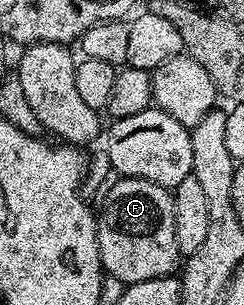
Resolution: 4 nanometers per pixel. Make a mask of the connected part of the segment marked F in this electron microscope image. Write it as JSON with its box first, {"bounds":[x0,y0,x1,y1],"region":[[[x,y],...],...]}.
{"bounds":[96,177,182,285],"region":[[[120,177],[115,181],[96,215],[100,263],[105,272],[111,278],[113,275],[120,285],[173,274],[181,266],[182,256],[178,241],[174,241],[172,191],[145,179]]]}

